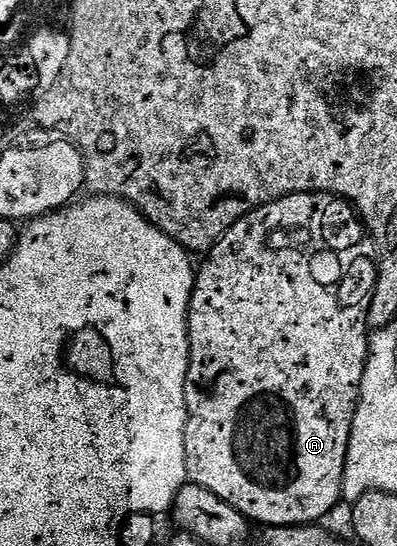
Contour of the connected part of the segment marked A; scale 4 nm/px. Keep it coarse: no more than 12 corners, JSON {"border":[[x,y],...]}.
{"border":[[253,208],[188,307],[186,470],[253,525],[342,500],[375,244]]}

